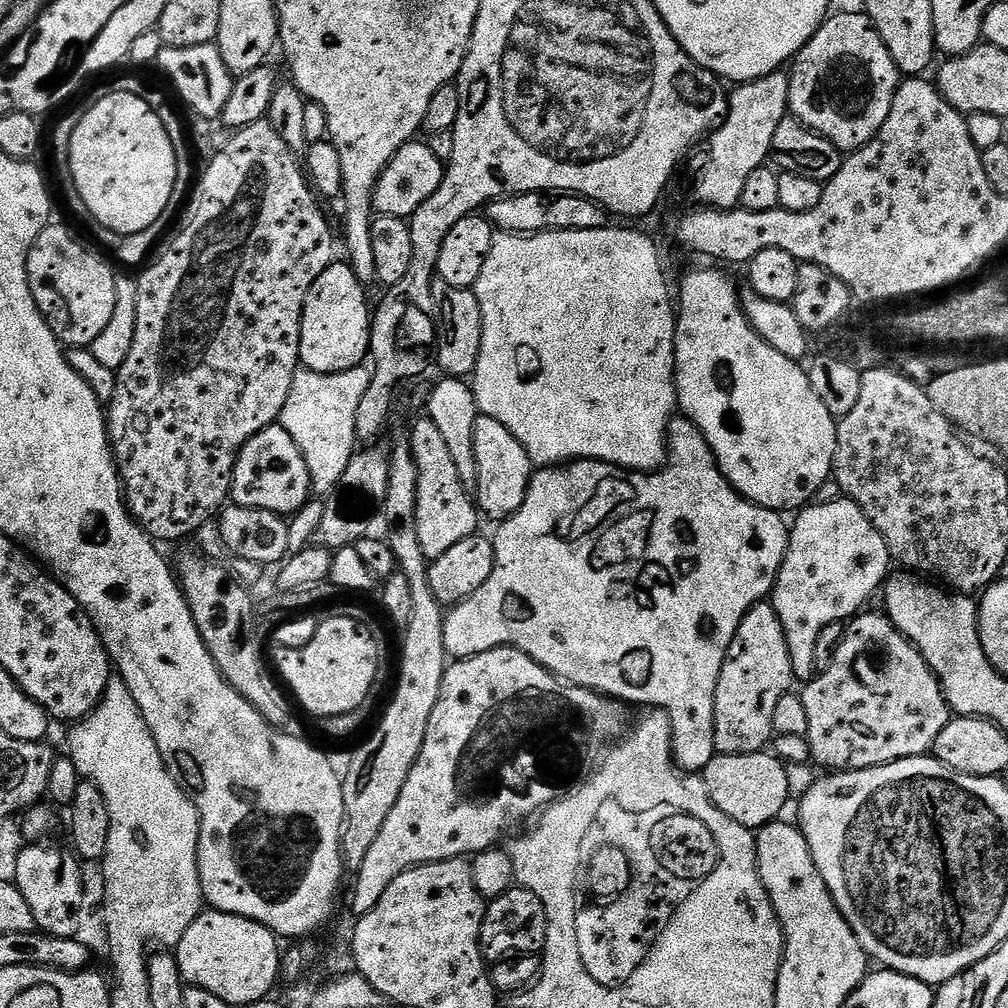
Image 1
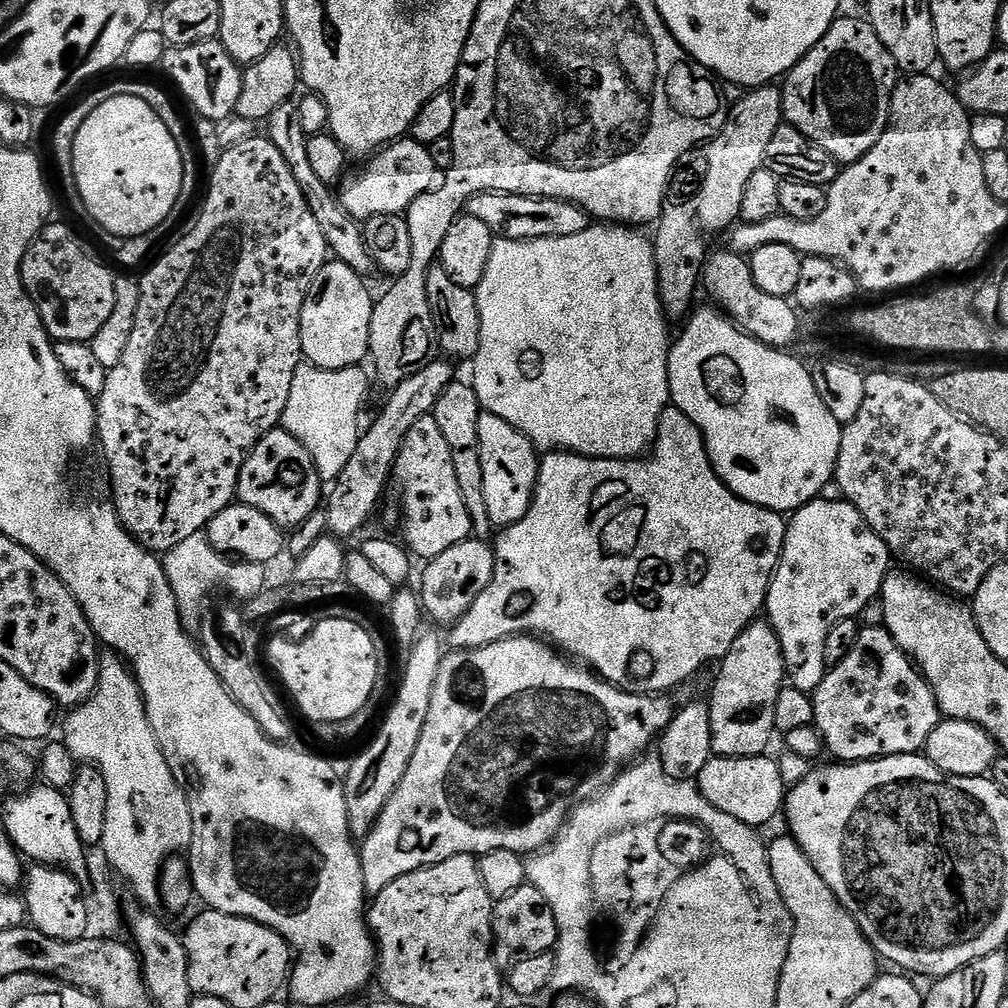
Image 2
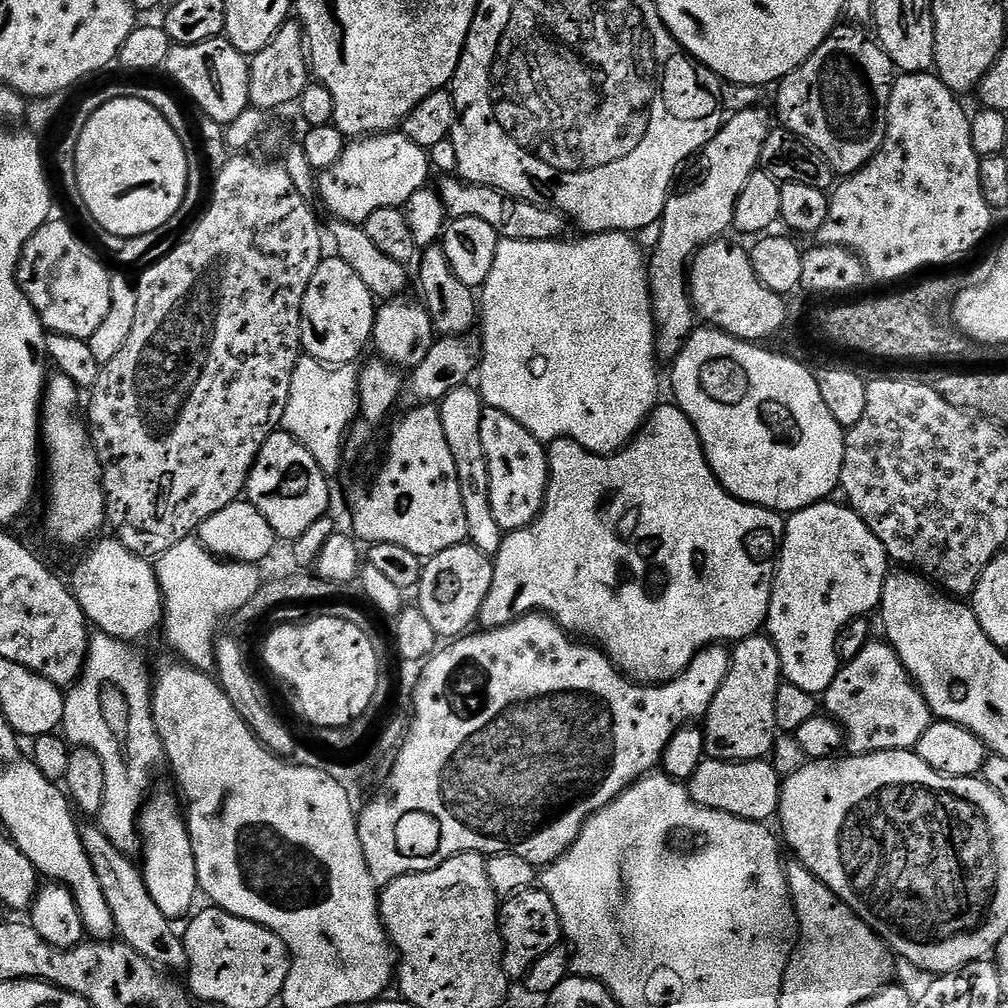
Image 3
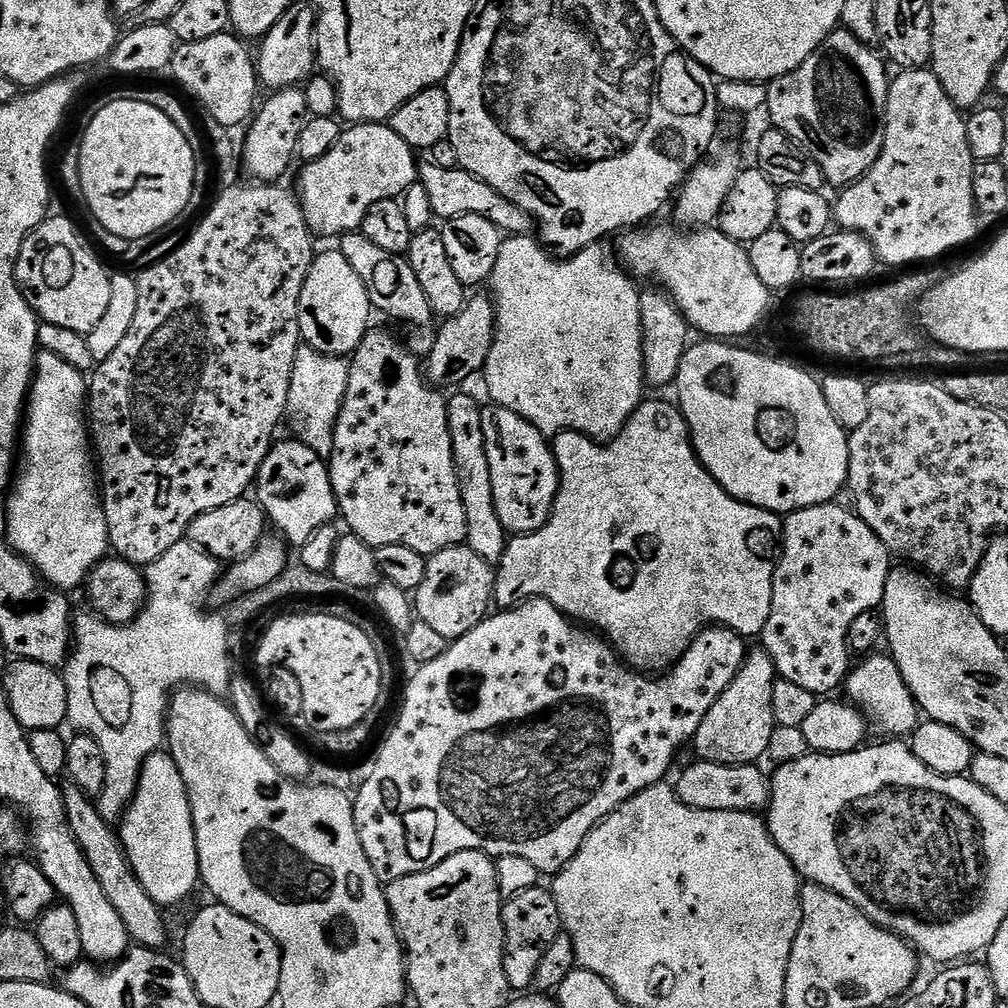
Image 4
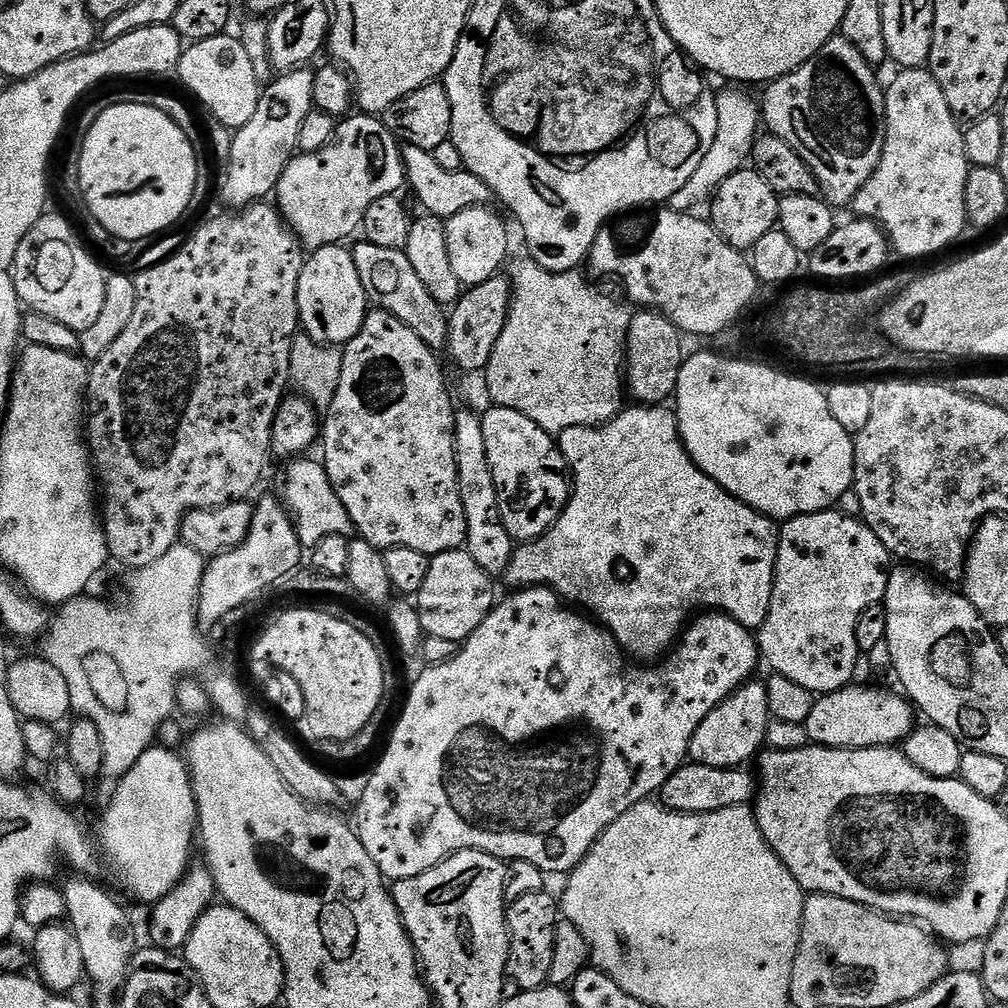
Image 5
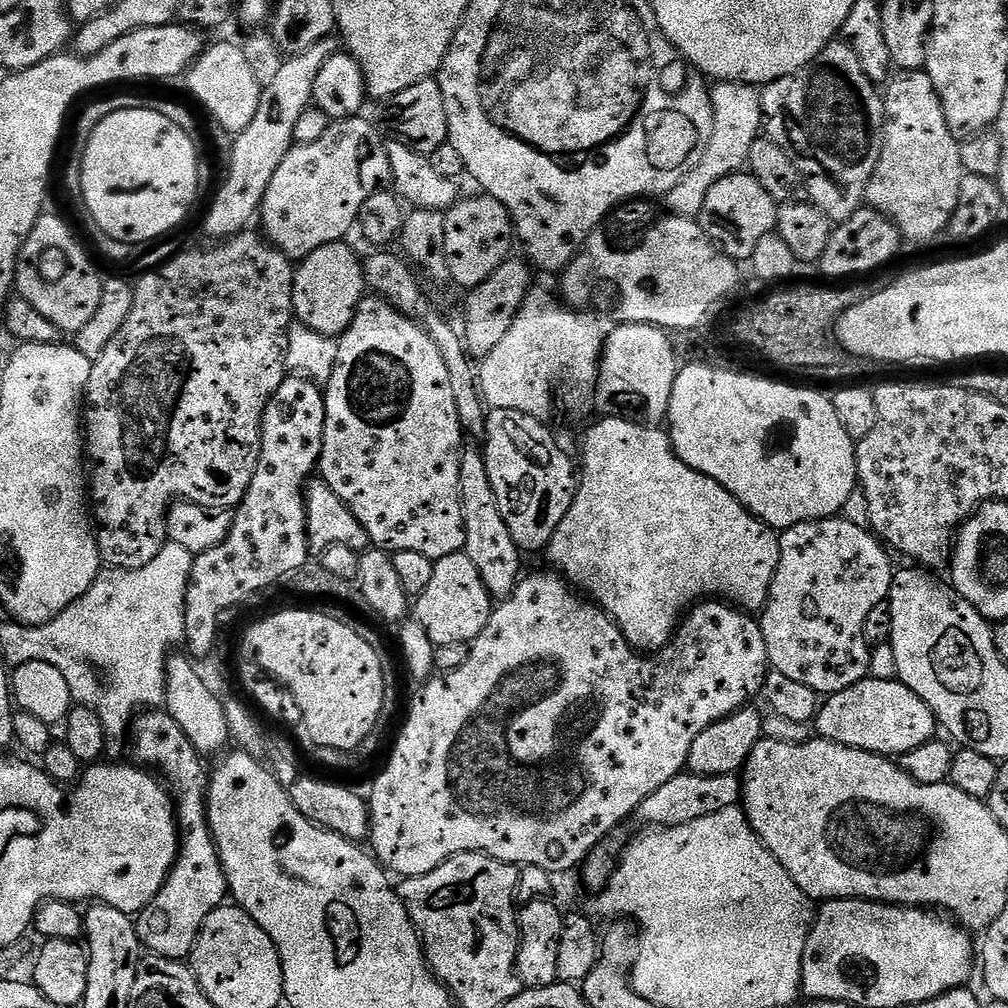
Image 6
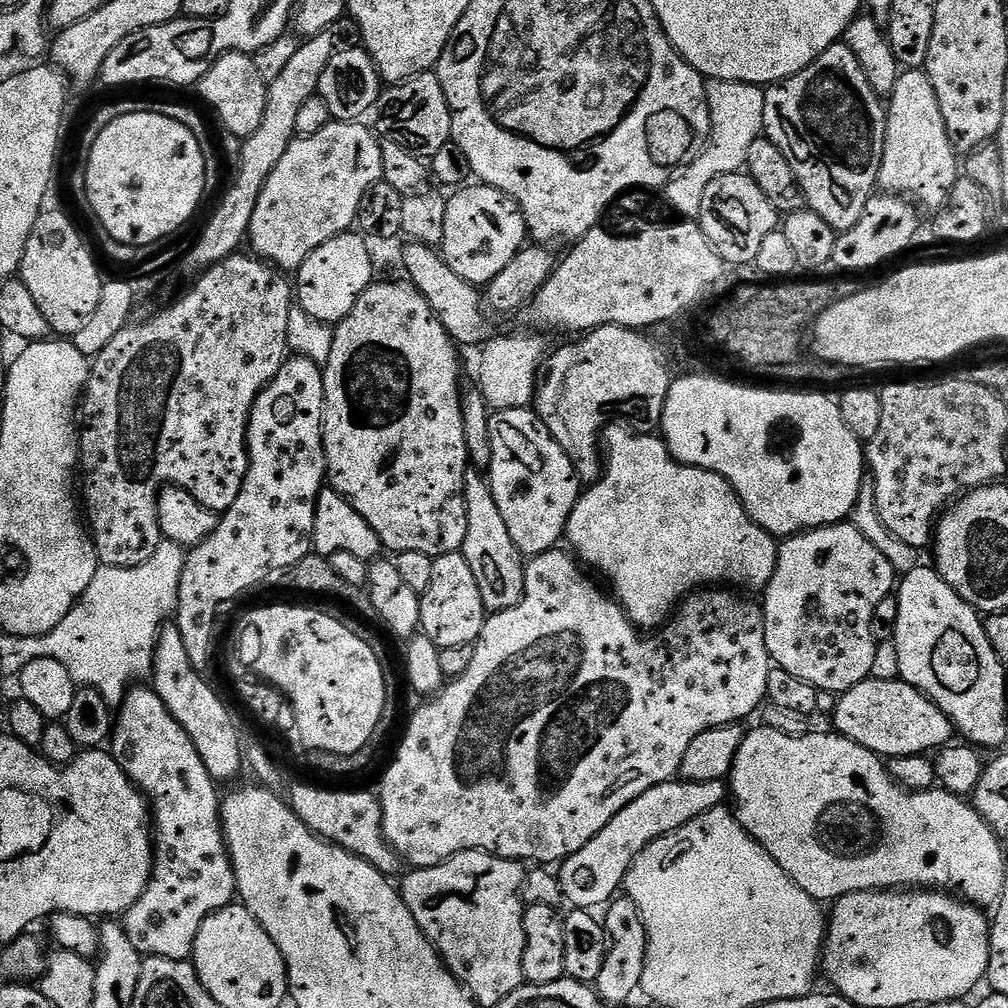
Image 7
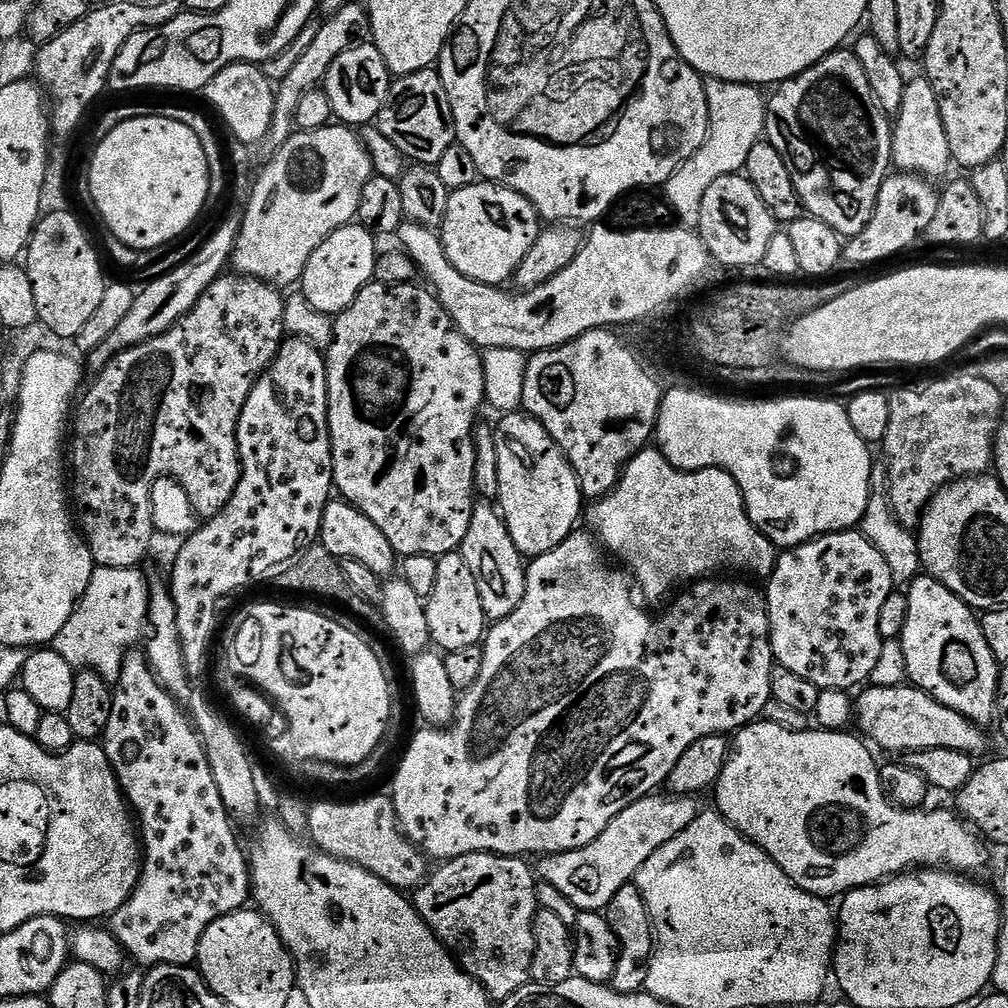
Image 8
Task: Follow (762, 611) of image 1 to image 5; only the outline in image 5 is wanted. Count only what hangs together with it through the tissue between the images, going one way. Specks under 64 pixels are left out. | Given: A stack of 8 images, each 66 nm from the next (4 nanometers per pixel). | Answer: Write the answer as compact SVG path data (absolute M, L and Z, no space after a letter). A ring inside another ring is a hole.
M763 683L743 684L737 692L732 692L717 708L710 710L710 714L706 714L706 718L700 723L698 730L694 730L694 738L690 738L688 743L687 759L693 764L701 764L702 766L744 768L747 765L747 760L753 759L752 761L755 761L761 755L762 749L765 747L764 739L769 719L766 690Z

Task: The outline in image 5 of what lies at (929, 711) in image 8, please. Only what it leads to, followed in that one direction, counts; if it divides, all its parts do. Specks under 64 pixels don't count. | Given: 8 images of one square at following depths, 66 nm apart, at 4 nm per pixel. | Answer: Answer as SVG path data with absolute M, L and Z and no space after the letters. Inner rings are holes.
M849 686L841 692L825 692L814 702L810 718L806 718L804 729L809 741L822 748L887 748L899 745L912 733L914 708L903 695L895 696L884 688L856 688Z

